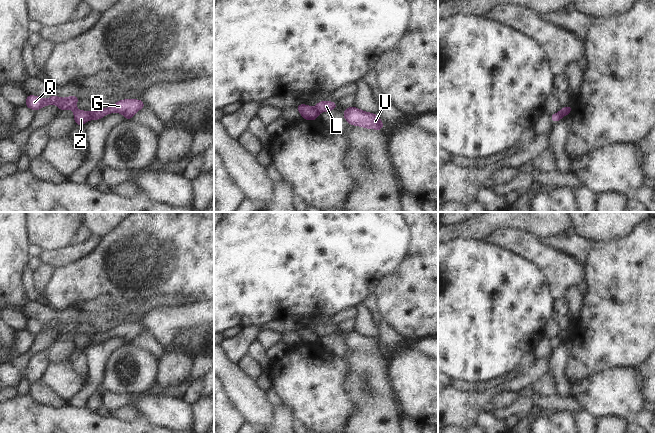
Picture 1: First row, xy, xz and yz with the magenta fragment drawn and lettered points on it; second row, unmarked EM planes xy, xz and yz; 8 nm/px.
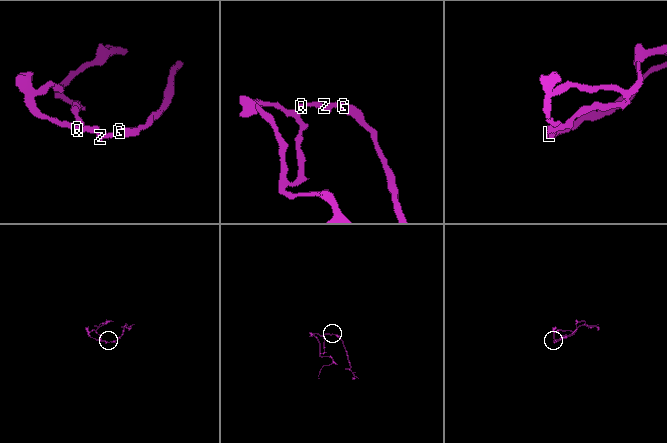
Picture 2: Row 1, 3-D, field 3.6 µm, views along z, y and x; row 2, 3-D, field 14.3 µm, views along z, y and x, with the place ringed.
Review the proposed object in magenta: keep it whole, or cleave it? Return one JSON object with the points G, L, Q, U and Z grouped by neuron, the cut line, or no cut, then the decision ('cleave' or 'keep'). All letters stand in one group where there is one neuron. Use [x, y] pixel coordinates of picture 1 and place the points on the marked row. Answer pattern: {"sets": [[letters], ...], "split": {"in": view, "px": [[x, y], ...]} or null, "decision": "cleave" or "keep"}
{"sets": [["G", "L", "U"], ["Q", "Z"]], "split": {"in": "xy", "px": [[93, 111], [89, 118]]}, "decision": "cleave"}

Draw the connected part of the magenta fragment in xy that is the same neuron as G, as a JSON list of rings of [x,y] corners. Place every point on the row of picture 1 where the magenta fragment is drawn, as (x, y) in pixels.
[[[138,99],[118,100],[115,104],[107,108],[95,109],[90,116],[90,120],[102,119],[104,116],[114,112],[122,114],[126,120],[131,120],[144,106],[146,106],[144,101]]]

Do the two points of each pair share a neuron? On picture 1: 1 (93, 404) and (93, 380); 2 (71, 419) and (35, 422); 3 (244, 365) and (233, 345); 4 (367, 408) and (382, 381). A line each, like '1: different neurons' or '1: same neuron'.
1: different neurons
2: same neuron
3: different neurons
4: same neuron

